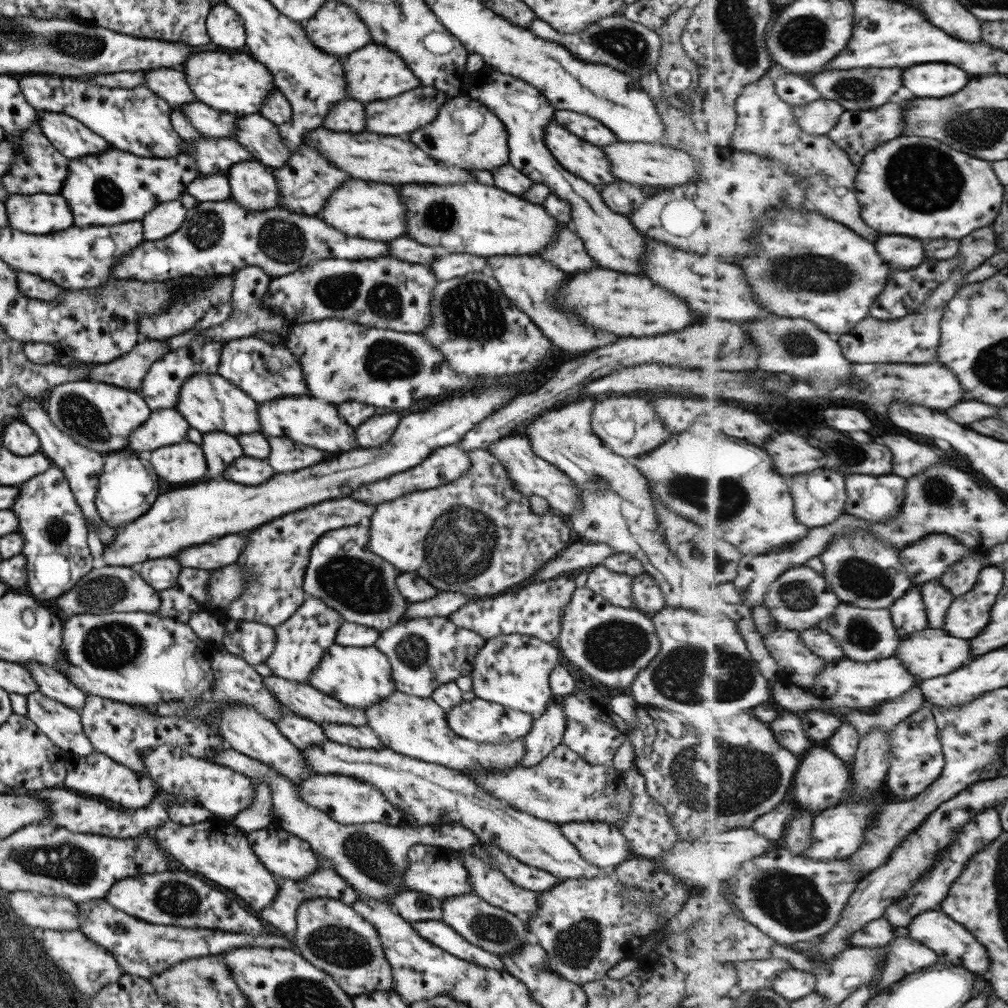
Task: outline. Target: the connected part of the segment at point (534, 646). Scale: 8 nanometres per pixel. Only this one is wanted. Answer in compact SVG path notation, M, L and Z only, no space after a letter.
M498 635L485 639L484 646L474 656L471 671L472 691L477 699L500 704L506 709L540 716L555 700L549 678L554 667L562 660L555 644L526 635Z

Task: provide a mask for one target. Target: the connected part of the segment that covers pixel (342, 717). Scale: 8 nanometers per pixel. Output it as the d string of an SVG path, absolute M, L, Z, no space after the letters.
M276 675L264 677L266 687L272 695L300 717L320 724L349 724L349 726L367 726L365 712L341 704L338 700L316 690L312 685L284 679Z

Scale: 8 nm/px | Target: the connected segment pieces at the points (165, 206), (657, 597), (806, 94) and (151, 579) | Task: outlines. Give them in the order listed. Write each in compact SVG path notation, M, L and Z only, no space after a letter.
M181 199L156 205L141 221L145 241L166 238L179 230L184 223L187 209Z
M648 573L633 577L633 607L643 612L658 612L666 606L659 584Z
M784 74L780 78L775 78L775 83L780 96L794 107L823 98L822 91L814 86L813 81L808 82L806 78L796 74Z
M174 556L147 560L134 568L149 585L152 585L157 591L161 591L176 585L182 565Z

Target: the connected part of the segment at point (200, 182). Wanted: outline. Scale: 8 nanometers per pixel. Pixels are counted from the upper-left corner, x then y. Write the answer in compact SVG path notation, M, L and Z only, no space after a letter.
M210 173L196 177L185 190L198 203L220 202L231 198L231 188L225 173Z

